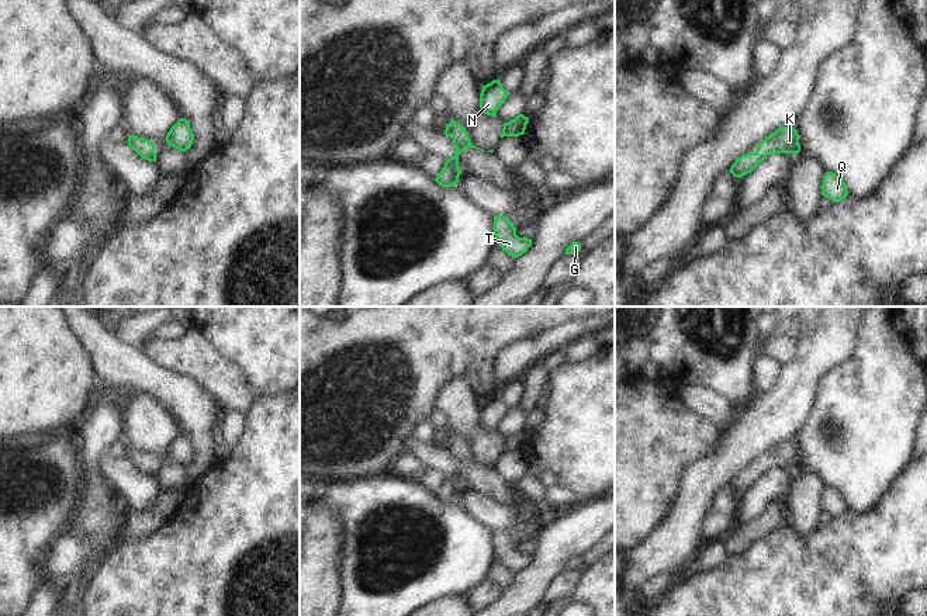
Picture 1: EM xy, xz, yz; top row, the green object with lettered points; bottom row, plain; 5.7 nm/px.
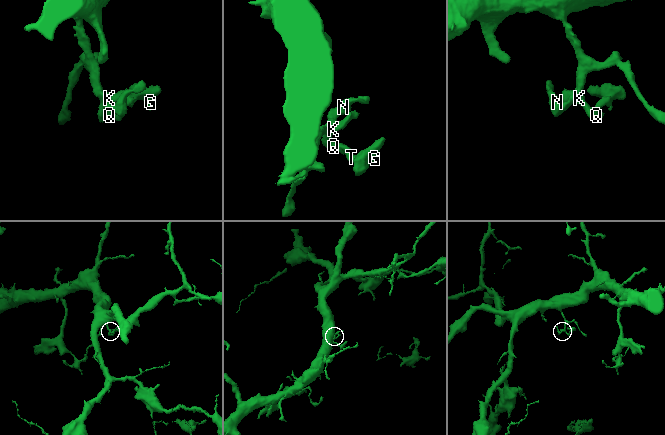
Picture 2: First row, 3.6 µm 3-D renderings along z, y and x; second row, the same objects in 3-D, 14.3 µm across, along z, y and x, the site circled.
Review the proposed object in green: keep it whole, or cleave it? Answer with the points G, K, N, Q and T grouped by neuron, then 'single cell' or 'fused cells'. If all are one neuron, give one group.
groups G K N Q T; single cell

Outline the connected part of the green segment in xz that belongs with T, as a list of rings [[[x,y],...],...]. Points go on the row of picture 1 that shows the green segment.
[[[504,215],[494,217],[494,236],[502,250],[515,259],[532,246],[532,239],[519,238],[511,219]]]

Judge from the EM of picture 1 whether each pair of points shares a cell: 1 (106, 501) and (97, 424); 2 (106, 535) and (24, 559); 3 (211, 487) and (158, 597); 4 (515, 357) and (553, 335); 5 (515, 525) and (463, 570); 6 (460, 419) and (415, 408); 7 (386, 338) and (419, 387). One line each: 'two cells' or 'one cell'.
1: one cell
2: two cells
3: one cell
4: one cell
5: two cells
6: two cells
7: one cell

